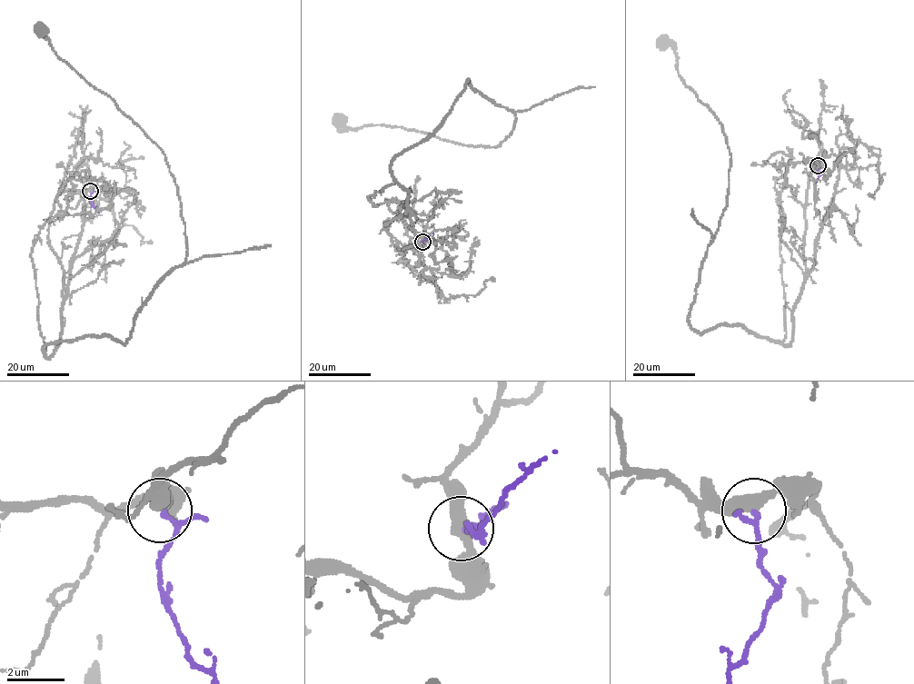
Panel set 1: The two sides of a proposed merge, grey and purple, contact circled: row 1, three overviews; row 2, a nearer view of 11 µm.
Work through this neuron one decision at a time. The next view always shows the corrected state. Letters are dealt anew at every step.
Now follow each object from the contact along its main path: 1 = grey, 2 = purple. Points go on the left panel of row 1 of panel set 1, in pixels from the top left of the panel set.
1: (90, 191), (65, 190), (49, 218), (63, 292), (48, 357), (124, 343), (187, 247), (164, 153), (41, 32)
2: (90, 191), (90, 201), (99, 213)

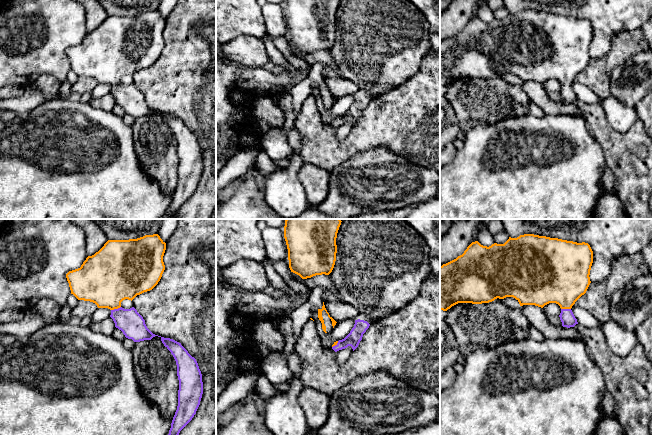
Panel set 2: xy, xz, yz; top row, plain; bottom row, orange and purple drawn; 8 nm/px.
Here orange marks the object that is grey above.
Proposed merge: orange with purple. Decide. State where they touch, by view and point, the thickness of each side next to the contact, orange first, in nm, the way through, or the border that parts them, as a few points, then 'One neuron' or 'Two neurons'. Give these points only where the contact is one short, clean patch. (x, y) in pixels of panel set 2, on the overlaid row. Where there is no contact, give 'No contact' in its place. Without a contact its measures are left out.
Touches orange at xy (115, 308). Thickness 440 nm (orange) against 200 nm. Path across: xy (107, 278), (108, 292), (115, 308), (129, 321). One neuron

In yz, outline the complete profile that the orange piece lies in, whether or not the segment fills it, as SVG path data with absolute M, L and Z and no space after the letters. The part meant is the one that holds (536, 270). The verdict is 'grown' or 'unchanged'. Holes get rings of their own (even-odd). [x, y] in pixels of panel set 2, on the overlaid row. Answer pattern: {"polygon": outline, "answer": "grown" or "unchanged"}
{"polygon": "M524 234L524 235L520 235L517 238L509 237L509 239L504 244L494 243L489 247L483 246L478 241L475 241L475 242L472 242L467 247L467 249L464 251L462 255L440 266L440 310L447 311L452 306L458 303L482 304L482 303L492 302L497 298L504 299L506 297L513 297L519 302L520 306L535 305L543 308L545 305L549 303L556 303L561 308L561 313L559 317L562 322L562 326L567 328L574 327L576 324L578 324L578 322L571 308L575 304L575 302L582 295L586 293L591 283L589 275L590 275L592 263L593 263L593 251L590 245L585 242L577 243L573 241L567 241L567 240L562 240L558 238L550 238L550 237L539 236L534 234Z", "answer": "grown"}

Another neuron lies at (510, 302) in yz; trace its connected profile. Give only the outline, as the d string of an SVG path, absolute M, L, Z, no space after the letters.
M506 297L506 298L501 299L501 300L502 300L502 303L509 308L514 309L514 308L520 307L518 300L516 300L513 297Z

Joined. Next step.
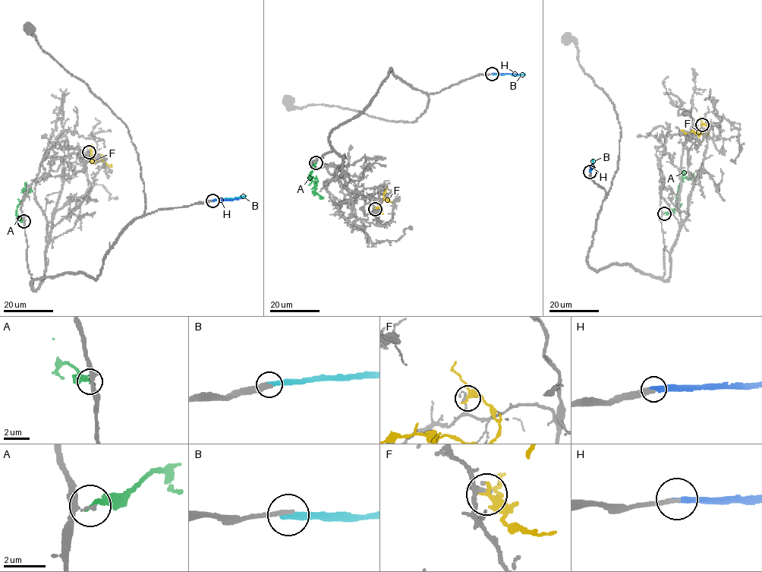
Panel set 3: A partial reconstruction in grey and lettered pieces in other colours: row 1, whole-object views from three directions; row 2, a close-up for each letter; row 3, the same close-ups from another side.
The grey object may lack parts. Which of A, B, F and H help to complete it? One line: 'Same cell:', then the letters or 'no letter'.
Same cell: H

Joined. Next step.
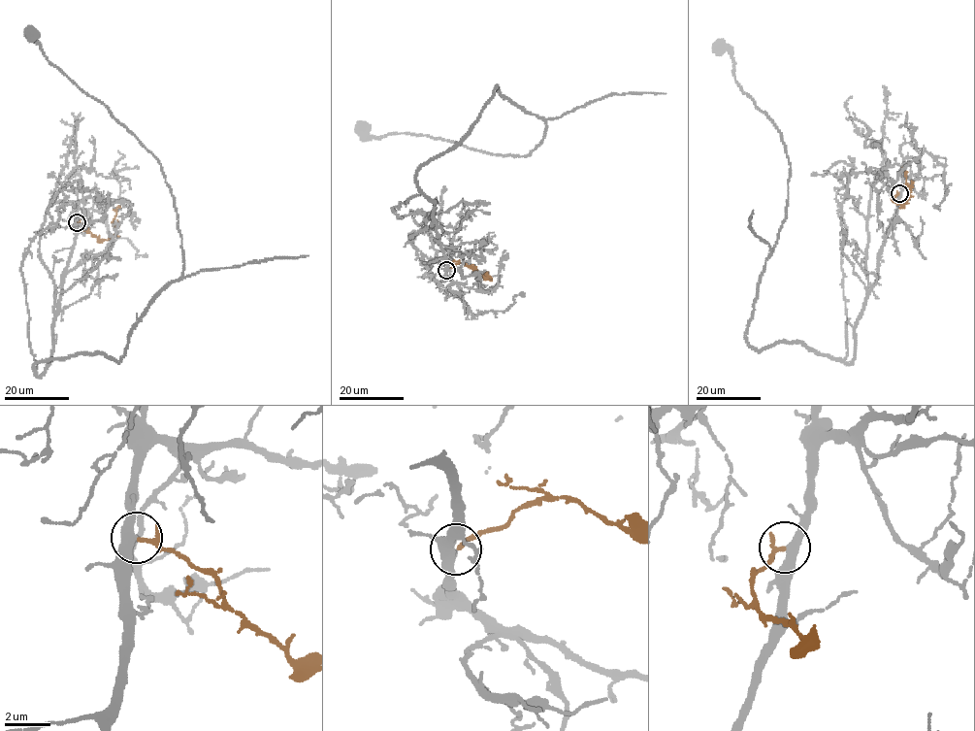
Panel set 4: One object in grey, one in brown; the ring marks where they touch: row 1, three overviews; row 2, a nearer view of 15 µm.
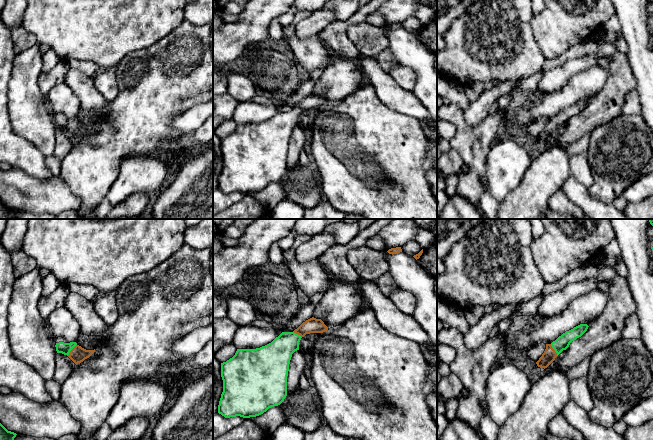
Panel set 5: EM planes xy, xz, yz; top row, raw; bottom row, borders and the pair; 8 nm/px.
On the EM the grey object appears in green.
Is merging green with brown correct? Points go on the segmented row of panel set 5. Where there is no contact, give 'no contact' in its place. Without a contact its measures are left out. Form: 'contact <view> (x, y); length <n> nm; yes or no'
contact yz (554, 349); length 110 nm; yes

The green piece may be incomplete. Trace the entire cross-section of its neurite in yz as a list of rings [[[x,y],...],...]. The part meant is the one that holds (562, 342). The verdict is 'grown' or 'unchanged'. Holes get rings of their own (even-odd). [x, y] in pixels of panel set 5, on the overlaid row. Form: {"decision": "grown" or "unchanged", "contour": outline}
{"decision": "grown", "contour": [[[580,324],[563,333],[551,344],[546,344],[544,353],[536,362],[537,366],[544,369],[547,368],[563,350],[569,347],[572,341],[581,337],[587,331],[588,327],[587,324]]]}

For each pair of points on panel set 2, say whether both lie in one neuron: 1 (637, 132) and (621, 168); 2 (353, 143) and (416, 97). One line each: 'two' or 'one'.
1: one
2: one

